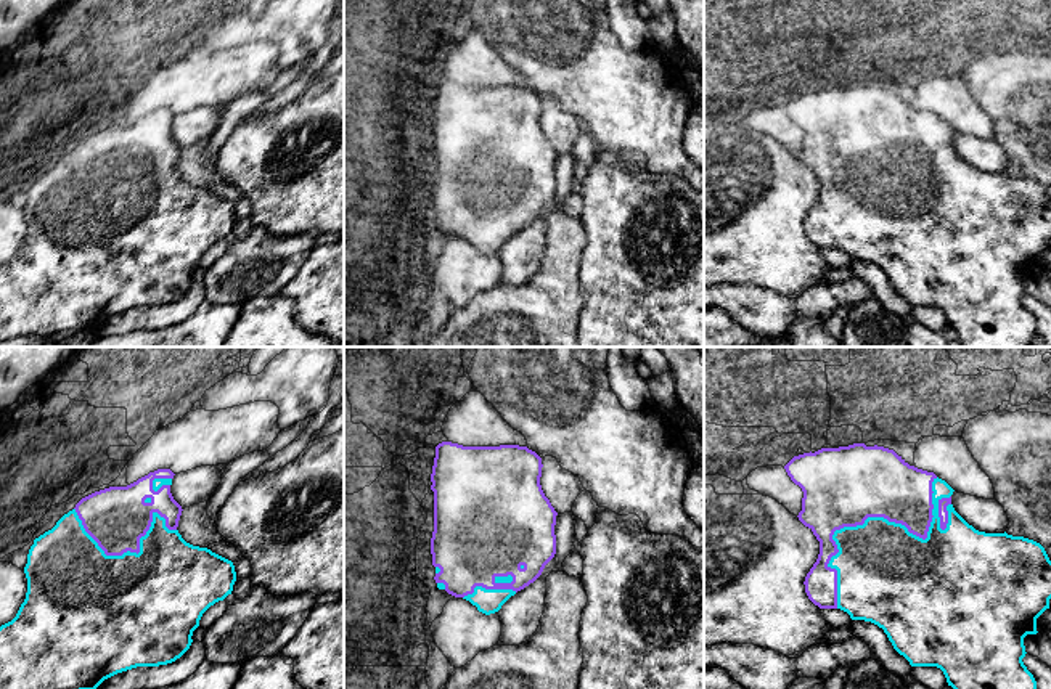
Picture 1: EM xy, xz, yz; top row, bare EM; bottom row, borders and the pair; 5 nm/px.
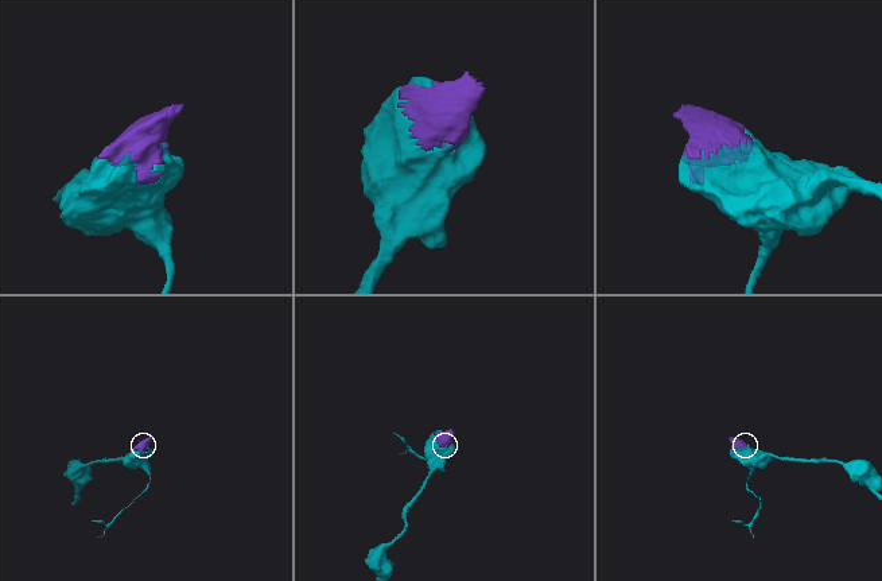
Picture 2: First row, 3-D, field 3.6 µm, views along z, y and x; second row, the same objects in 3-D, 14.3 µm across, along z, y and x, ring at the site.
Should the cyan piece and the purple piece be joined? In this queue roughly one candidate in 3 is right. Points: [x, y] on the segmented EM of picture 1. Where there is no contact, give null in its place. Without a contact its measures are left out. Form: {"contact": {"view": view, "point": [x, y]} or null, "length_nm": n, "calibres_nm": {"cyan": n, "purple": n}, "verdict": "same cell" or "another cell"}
{"contact": {"view": "yz", "point": [871, 517]}, "length_nm": 800, "calibres_nm": {"cyan": 440, "purple": 400}, "verdict": "same cell"}

